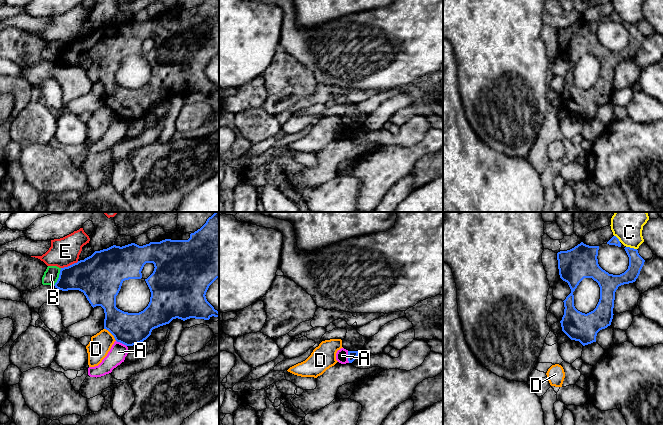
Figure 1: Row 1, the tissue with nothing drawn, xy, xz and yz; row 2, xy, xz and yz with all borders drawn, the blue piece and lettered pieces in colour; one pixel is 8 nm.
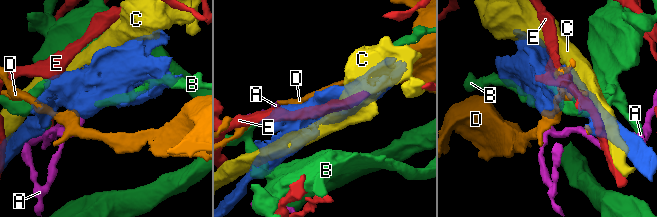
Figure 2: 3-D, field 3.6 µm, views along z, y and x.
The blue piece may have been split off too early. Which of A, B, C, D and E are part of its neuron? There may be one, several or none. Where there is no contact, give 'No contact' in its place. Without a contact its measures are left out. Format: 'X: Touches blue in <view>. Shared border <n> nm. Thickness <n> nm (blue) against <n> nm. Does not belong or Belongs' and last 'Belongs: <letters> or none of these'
A: Touches blue in xz. Shared border 100 nm. Thickness 70 nm (blue) against 100 nm. Does not belong
B: Touches blue in xy. Shared border 160 nm. Thickness 280 nm (blue) against 120 nm. Does not belong
C: Touches blue in yz. Shared border 90 nm. Thickness 120 nm (blue) against 190 nm. Does not belong
D: Touches blue in xy. Shared border 140 nm. Thickness 260 nm (blue) against 170 nm. Does not belong
E: Touches blue in xy. Shared border 160 nm. Thickness 360 nm (blue) against 220 nm. Does not belong
Belongs: none of these

